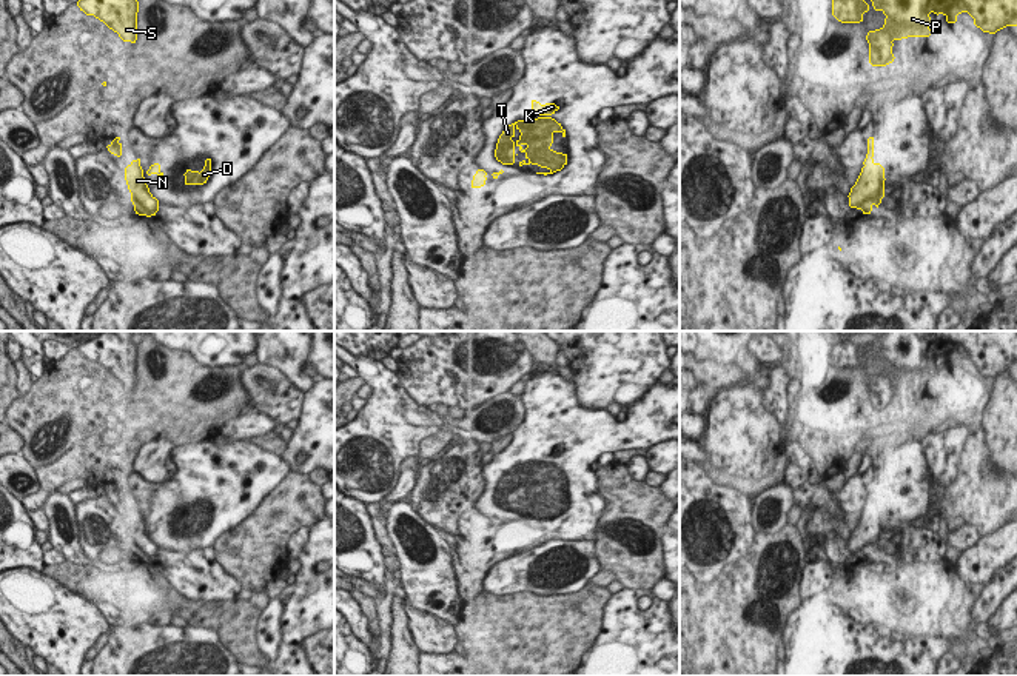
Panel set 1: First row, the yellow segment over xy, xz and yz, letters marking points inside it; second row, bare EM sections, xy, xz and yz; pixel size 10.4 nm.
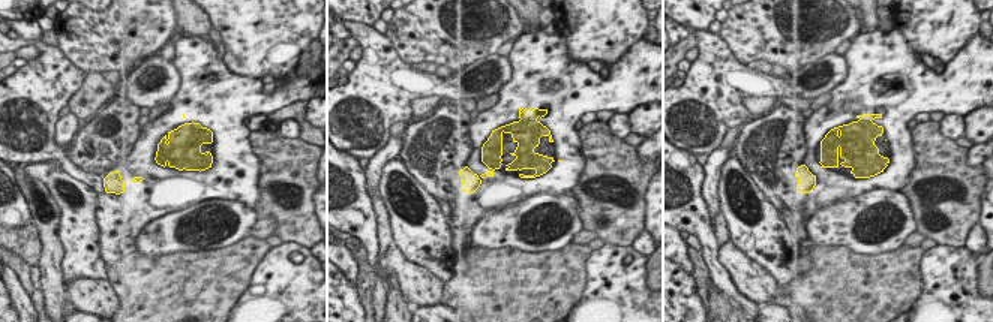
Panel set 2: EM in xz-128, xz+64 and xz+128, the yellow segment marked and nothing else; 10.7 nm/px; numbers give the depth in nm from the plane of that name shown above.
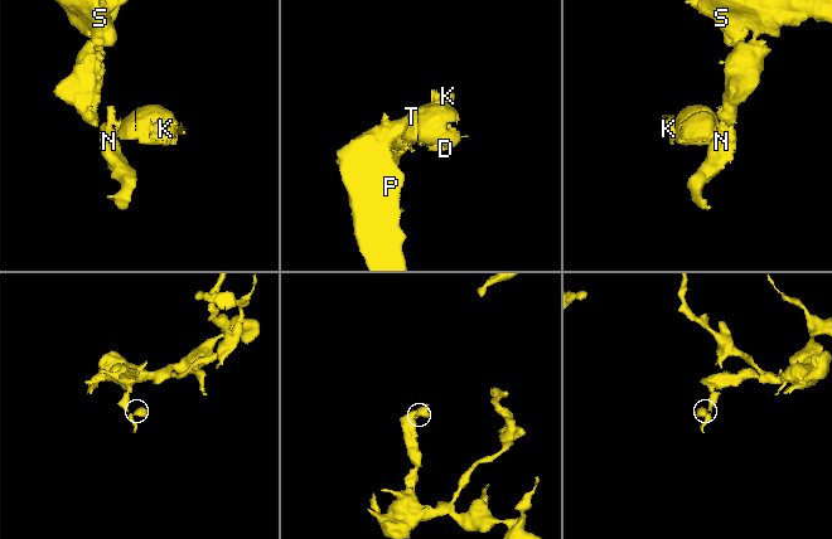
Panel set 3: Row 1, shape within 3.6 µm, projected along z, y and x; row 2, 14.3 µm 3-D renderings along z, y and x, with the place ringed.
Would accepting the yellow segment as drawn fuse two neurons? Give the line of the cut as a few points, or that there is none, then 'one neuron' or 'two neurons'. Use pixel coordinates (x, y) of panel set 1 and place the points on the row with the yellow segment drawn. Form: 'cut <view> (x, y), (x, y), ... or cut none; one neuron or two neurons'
cut yz (872, 162), (865, 165); two neurons

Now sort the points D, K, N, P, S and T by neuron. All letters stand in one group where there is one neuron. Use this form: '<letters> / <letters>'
D K T / N P S

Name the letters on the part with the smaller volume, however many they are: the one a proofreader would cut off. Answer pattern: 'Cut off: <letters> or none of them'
Cut off: D, K, T

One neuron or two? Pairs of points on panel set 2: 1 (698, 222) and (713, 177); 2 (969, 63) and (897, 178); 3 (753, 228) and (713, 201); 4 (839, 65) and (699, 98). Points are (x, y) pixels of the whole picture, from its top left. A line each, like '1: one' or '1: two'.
1: two
2: one
3: two
4: one

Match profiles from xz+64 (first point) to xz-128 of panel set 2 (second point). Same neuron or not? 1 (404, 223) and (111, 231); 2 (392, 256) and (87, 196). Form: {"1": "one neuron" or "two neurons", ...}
{"1": "two neurons", "2": "two neurons"}

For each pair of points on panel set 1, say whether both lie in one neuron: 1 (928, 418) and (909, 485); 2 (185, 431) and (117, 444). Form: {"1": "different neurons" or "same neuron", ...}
{"1": "different neurons", "2": "same neuron"}

